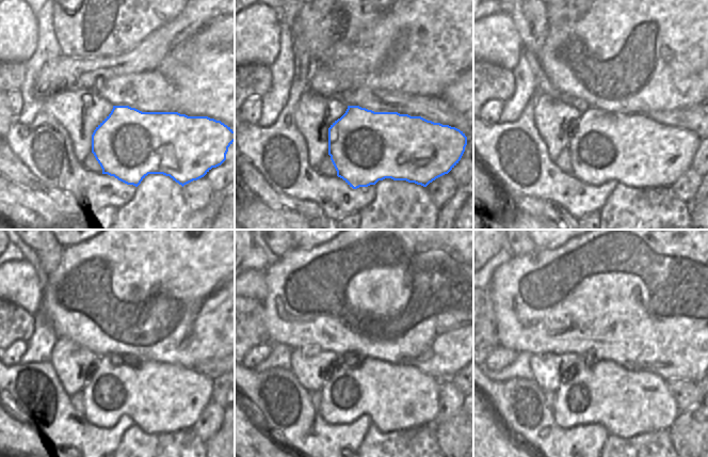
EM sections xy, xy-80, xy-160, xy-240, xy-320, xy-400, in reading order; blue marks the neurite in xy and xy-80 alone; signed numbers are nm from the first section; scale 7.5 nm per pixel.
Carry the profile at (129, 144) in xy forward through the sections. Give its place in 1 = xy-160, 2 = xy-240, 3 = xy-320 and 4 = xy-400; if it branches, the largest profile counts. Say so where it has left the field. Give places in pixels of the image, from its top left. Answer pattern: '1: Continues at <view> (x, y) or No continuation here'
1: Continues at xy-160 (632, 150)
2: Continues at xy-240 (159, 397)
3: Continues at xy-320 (396, 397)
4: Continues at xy-400 (626, 403).

